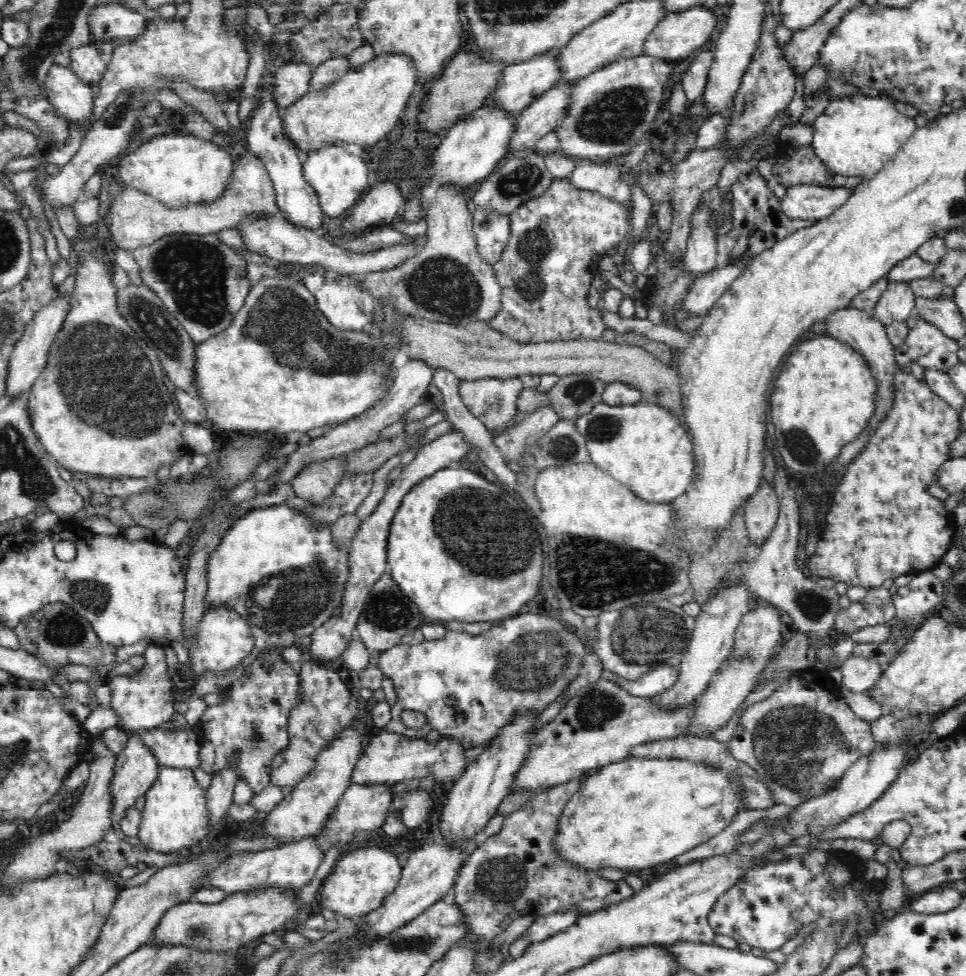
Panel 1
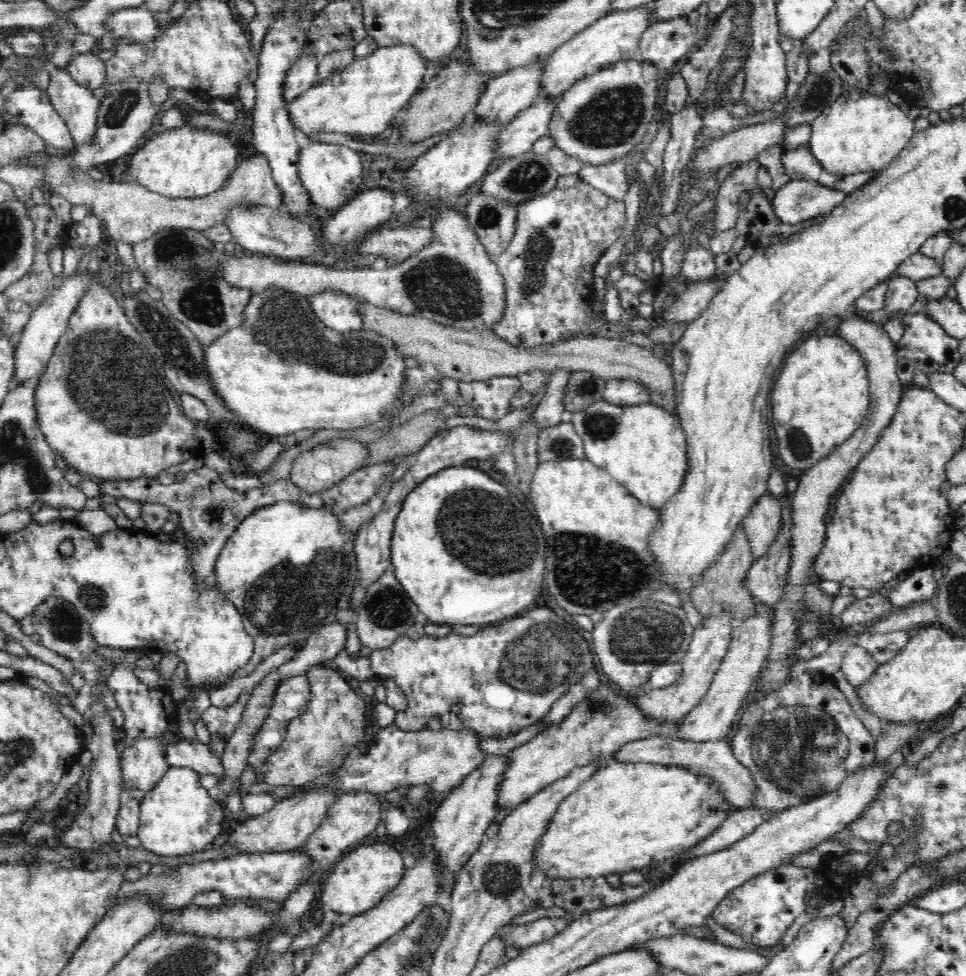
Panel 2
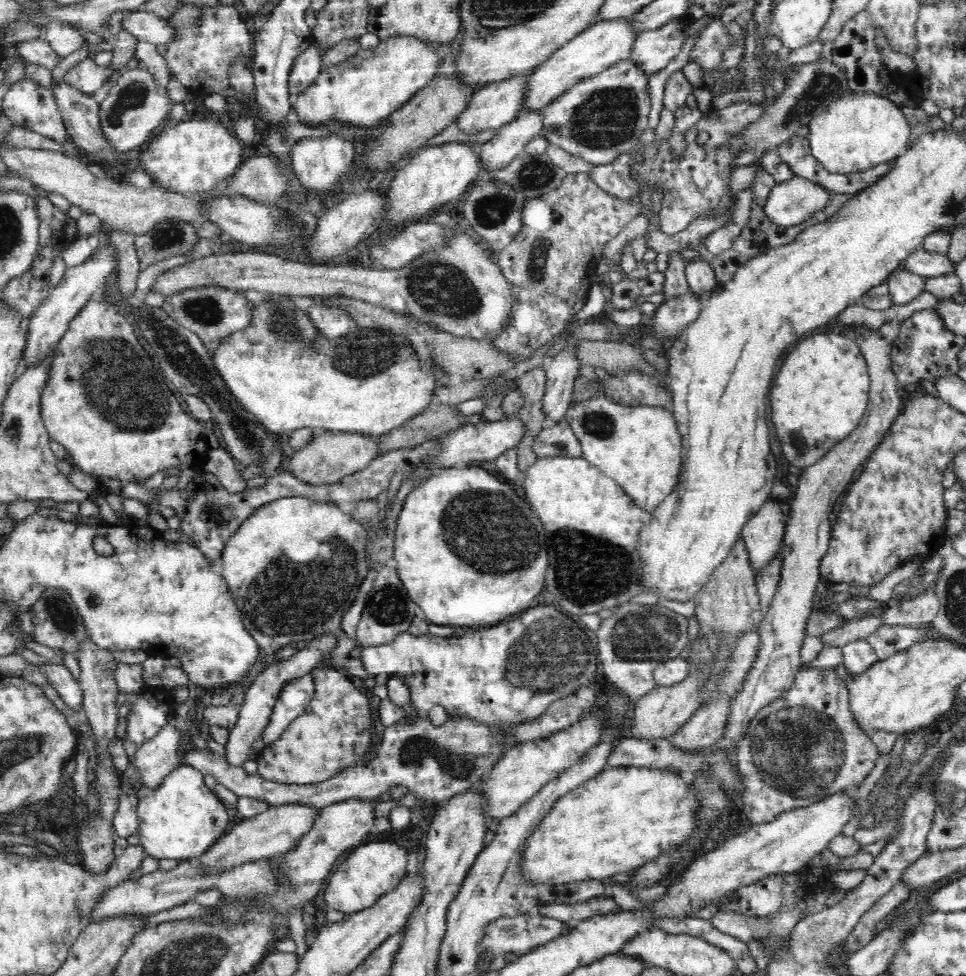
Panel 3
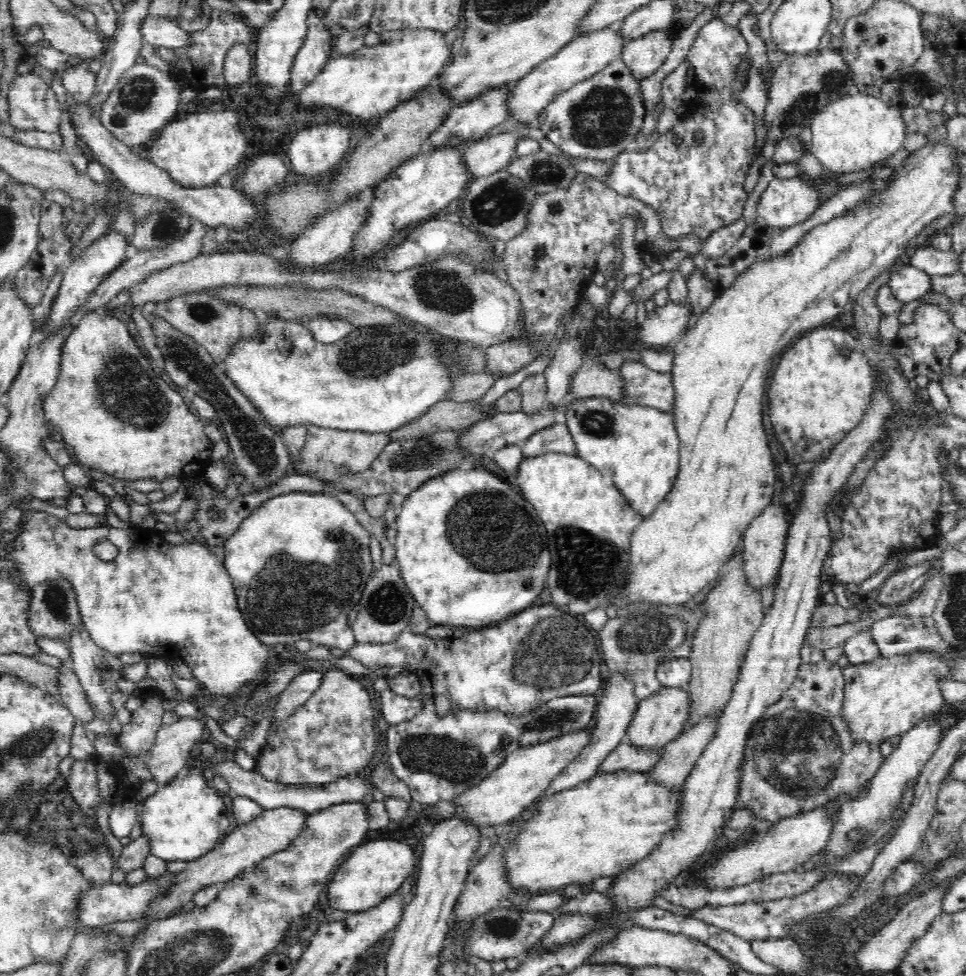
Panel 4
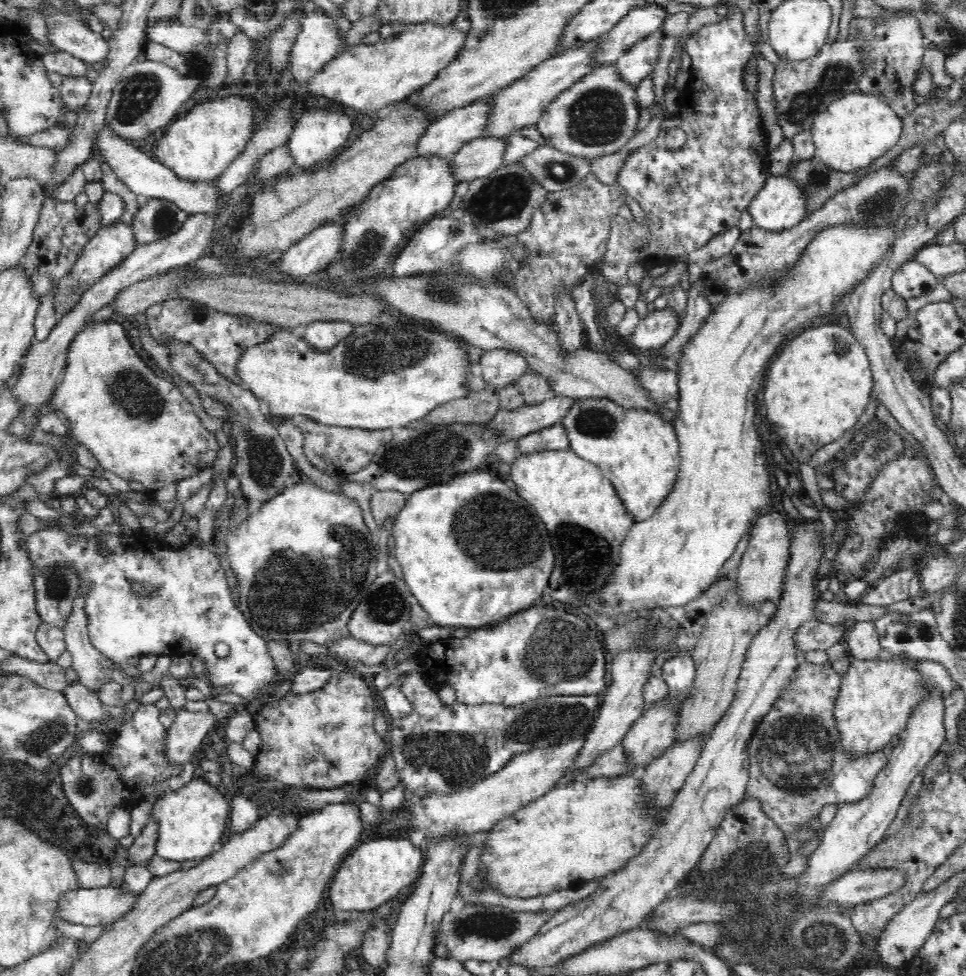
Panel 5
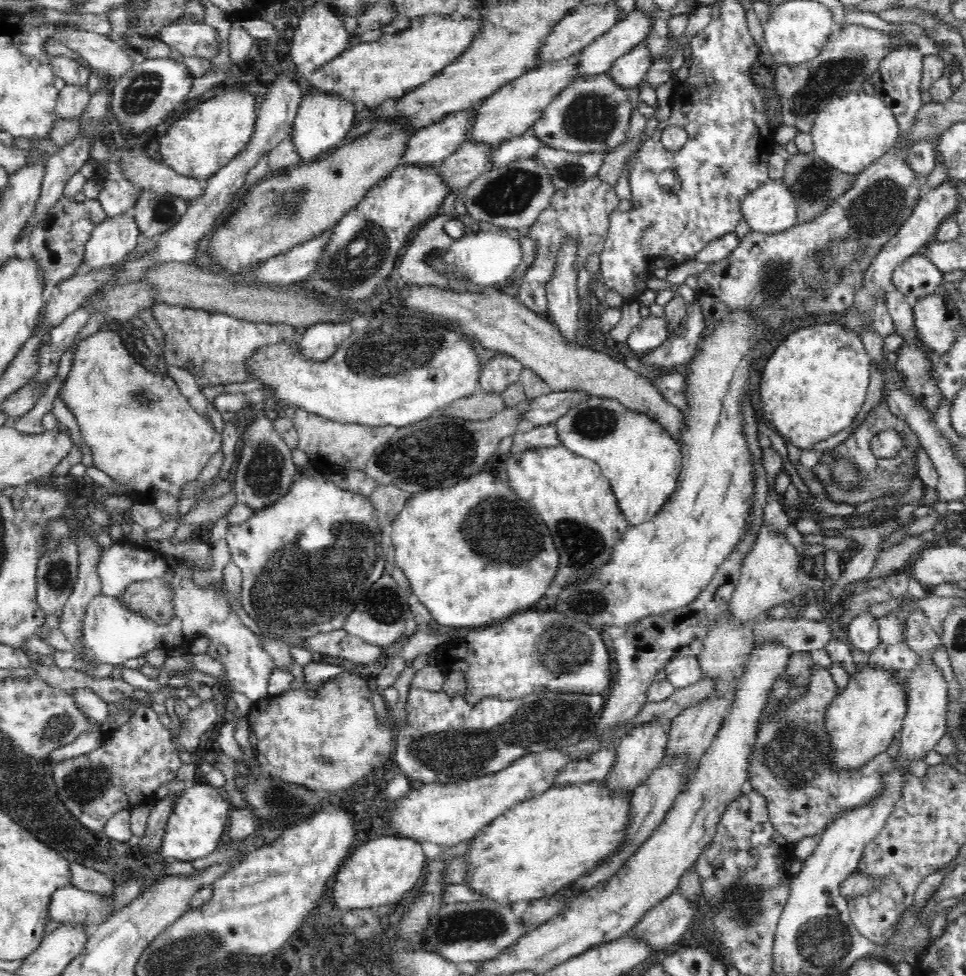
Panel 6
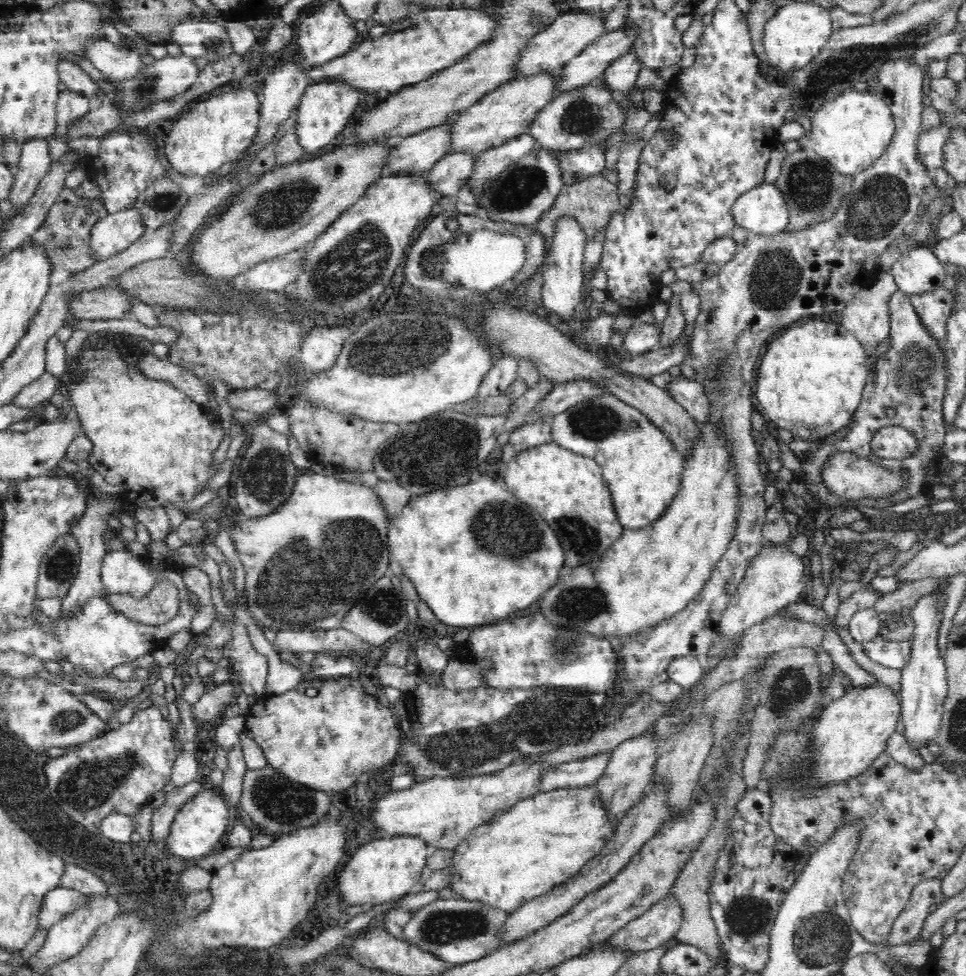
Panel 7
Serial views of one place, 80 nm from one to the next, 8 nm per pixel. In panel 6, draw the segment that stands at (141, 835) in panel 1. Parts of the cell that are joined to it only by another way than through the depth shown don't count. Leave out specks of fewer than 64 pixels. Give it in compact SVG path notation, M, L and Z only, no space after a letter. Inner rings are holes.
M200 783L188 786L176 802L172 816L169 816L160 853L168 859L189 862L212 854L226 830L232 808L229 800L222 798L216 787Z

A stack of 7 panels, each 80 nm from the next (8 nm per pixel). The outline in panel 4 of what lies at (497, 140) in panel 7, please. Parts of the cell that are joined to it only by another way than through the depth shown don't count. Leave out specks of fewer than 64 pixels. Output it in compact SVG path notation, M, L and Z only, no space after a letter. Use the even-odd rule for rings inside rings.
M617 27L604 28L592 34L582 34L564 45L554 56L535 66L526 76L509 89L505 100L508 120L516 120L525 127L533 129L540 127L540 116L546 106L566 89L572 88L578 81L586 80L594 73L600 72L611 60L620 57L626 44L618 36Z

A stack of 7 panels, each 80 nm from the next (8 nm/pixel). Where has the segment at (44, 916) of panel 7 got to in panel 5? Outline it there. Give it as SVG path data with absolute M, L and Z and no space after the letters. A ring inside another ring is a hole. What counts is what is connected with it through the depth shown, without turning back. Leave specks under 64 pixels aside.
M120 888L68 890L59 894L57 916L70 924L106 926L121 917L137 899Z

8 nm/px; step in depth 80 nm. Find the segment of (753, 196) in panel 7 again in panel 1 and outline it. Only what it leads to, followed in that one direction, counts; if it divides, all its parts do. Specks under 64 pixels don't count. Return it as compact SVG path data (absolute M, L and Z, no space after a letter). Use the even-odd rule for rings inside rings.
M796 184L790 186L779 200L779 211L790 220L806 223L808 220L820 220L830 216L846 200L852 191L846 187L814 186L814 184Z

